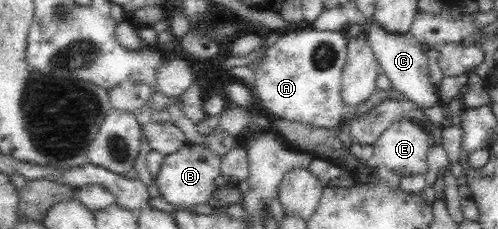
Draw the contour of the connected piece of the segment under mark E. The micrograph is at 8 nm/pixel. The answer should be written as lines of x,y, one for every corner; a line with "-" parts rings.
411,121
396,123
372,144
372,162
385,165
400,177
424,176
427,172
428,136

